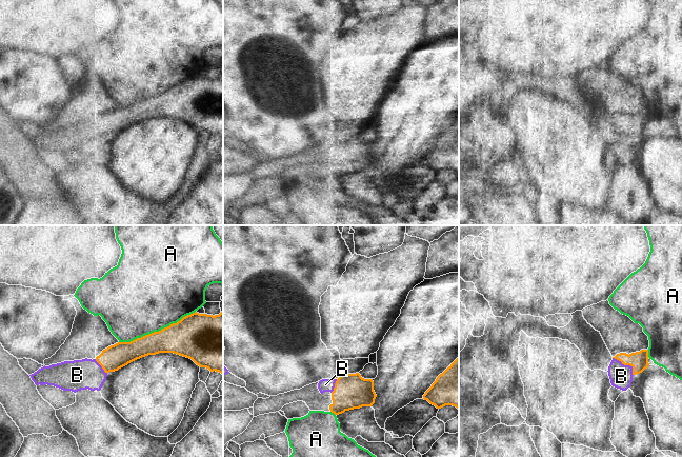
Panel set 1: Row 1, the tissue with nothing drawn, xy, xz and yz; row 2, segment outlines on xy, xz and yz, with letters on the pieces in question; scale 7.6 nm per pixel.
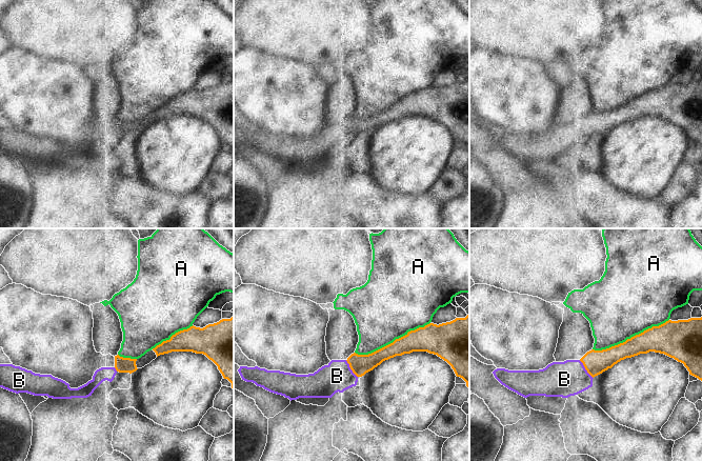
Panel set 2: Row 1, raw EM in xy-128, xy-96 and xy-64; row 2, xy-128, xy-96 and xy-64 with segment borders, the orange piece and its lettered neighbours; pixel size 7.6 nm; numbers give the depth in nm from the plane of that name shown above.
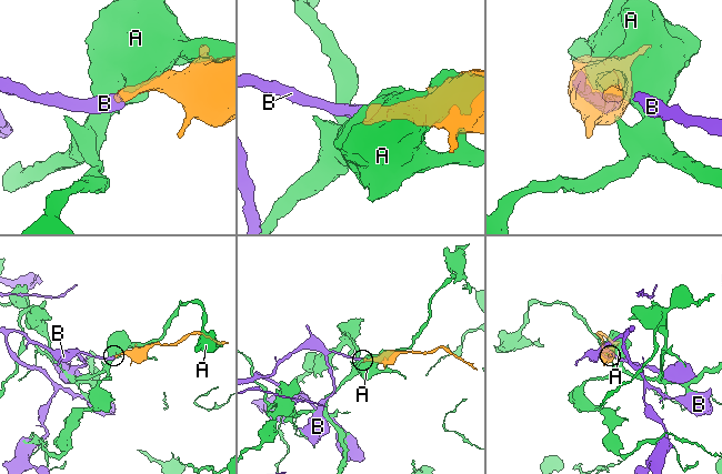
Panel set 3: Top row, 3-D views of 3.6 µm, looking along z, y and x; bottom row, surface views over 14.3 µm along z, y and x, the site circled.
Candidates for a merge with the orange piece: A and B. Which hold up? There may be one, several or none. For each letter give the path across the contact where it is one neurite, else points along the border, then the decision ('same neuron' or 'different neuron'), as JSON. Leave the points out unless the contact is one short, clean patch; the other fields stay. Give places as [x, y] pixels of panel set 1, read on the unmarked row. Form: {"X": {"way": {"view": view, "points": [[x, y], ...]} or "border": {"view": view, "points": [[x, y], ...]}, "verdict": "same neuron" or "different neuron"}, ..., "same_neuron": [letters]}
{"A": {"verdict": "different neuron"}, "B": {"way": {"view": "yz", "points": [[639, 124], [635, 127], [626, 128], [621, 134], [621, 140]]}, "verdict": "same neuron"}, "same_neuron": ["B"]}

